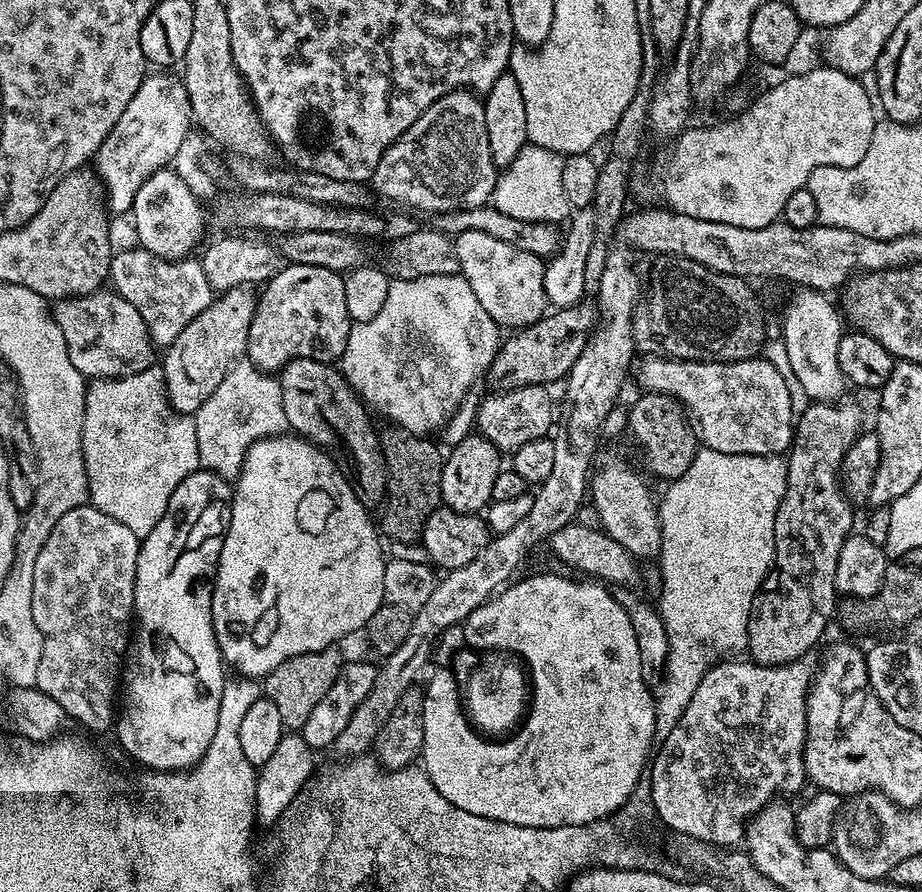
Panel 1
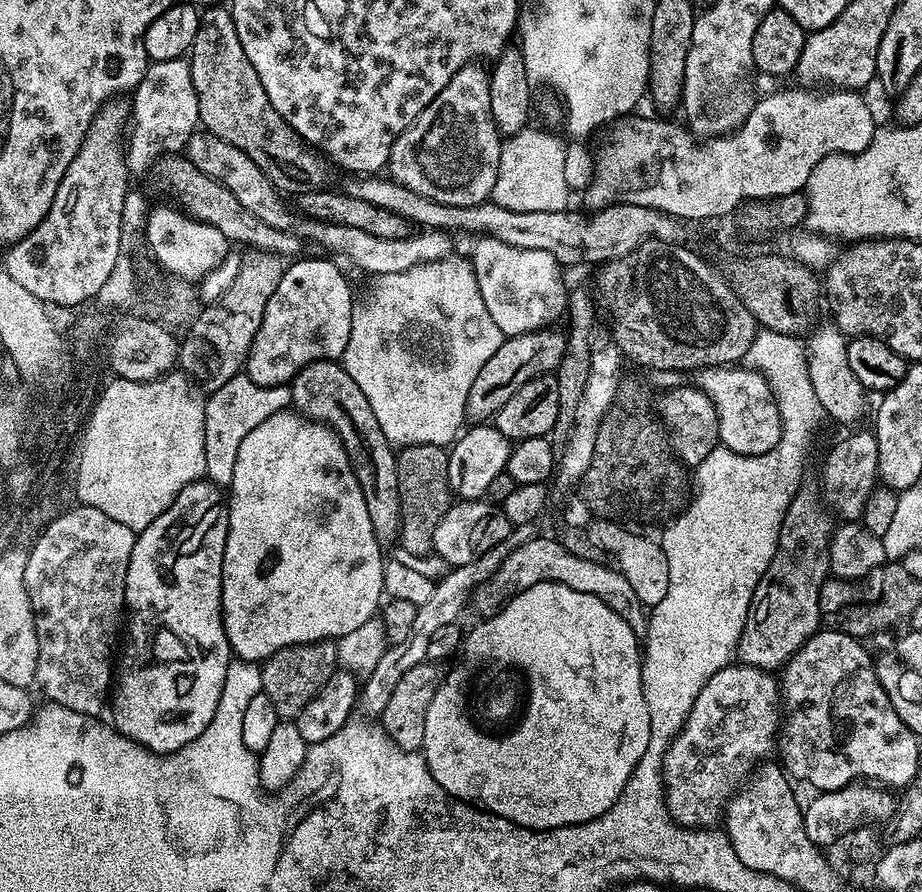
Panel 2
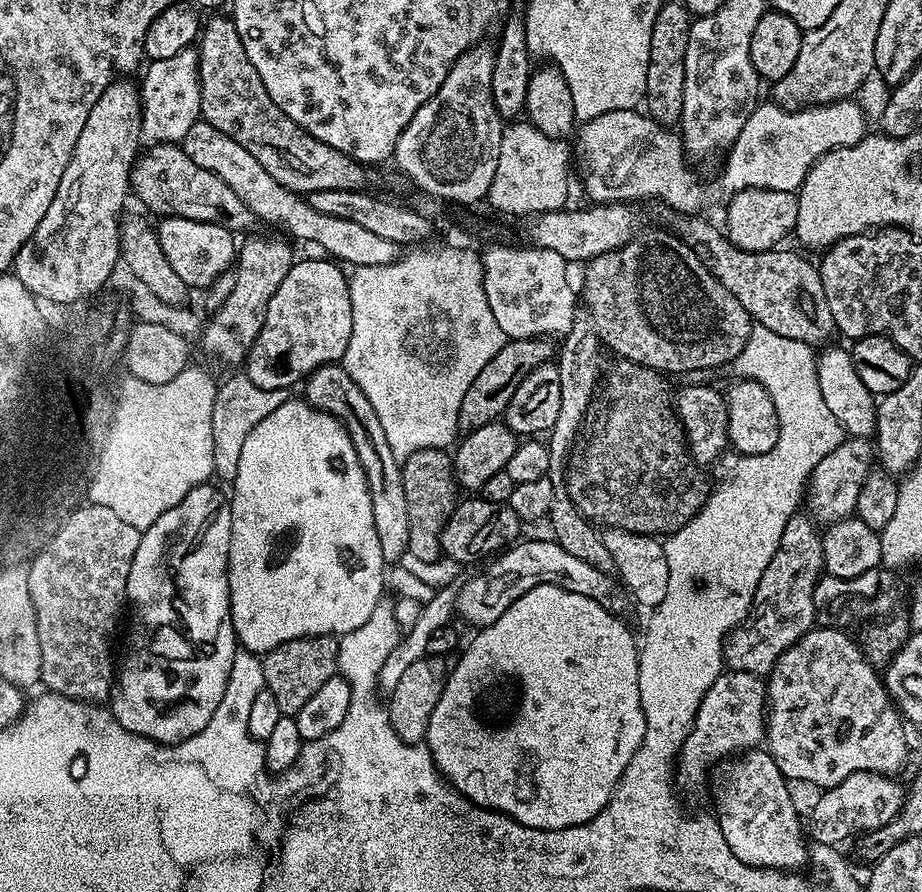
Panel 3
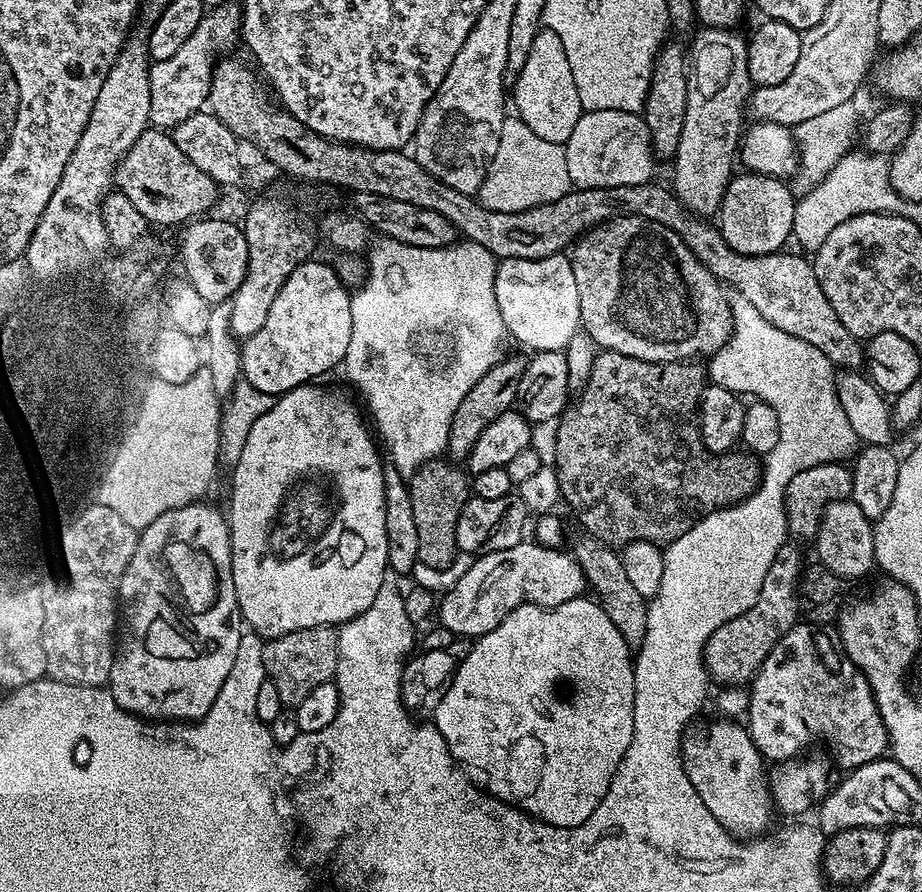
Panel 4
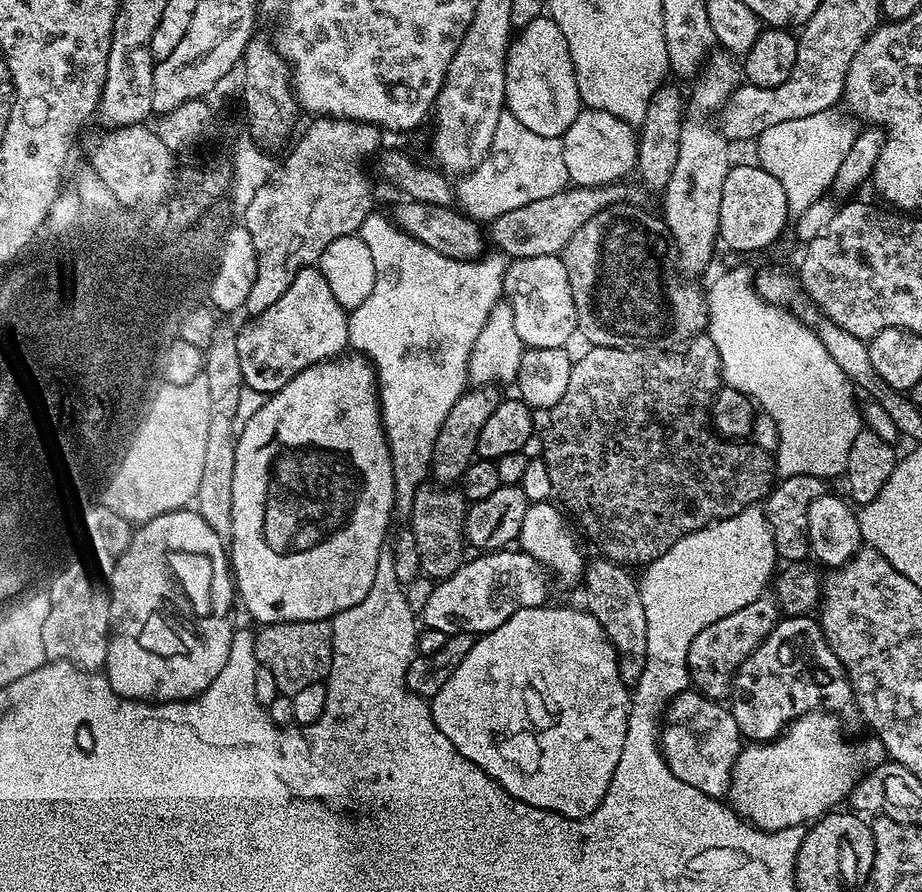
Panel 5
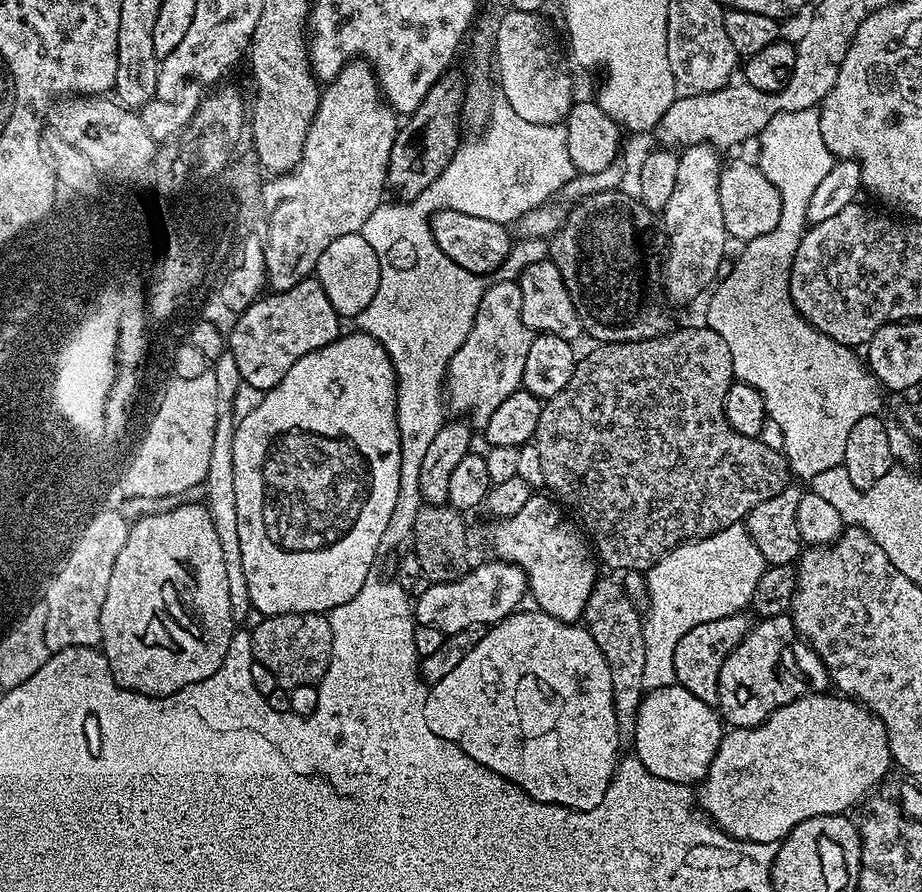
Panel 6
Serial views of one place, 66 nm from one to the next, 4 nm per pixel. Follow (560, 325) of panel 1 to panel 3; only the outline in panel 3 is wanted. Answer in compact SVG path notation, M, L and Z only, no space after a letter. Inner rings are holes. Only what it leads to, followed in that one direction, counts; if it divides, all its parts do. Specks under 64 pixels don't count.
M539 335L509 339L502 350L498 350L498 354L494 354L494 358L490 358L490 362L482 366L478 378L470 382L466 398L462 398L462 410L458 410L461 429L471 430L478 426L495 424L503 417L510 398L514 398L514 390L522 386L522 378L526 378L526 374L533 372L539 364L547 364L553 359L554 344L552 346L550 341L544 339Z

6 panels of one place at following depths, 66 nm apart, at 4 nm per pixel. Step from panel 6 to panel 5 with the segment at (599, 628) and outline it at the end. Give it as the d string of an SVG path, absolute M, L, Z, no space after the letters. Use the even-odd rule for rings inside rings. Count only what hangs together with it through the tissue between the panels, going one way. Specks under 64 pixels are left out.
M596 556L585 563L582 577L582 589L584 588L583 605L615 646L620 658L619 676L624 684L634 686L645 669L646 660L646 614L642 608L642 600L639 585L623 565L607 557ZM623 588L628 588L628 602L623 594Z

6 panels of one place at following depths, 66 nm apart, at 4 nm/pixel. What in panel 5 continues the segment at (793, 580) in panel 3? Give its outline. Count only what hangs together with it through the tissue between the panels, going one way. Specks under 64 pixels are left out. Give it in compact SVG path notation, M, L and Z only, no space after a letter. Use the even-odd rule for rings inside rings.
M765 594L752 600L750 606L738 610L732 616L715 620L707 630L698 633L692 651L688 653L688 667L693 681L700 680L699 691L712 694L715 690L715 680L720 680L727 674L734 674L740 668L740 662L766 639L772 632L776 621L781 619L782 613L777 607L775 599Z

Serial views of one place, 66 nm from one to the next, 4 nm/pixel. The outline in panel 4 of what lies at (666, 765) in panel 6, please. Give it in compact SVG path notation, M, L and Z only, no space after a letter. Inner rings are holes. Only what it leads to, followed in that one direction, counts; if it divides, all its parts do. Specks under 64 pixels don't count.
M716 718L713 724L693 723L684 733L682 741L682 761L684 773L690 778L698 798L706 802L706 810L718 818L718 822L733 838L760 838L769 831L772 824L772 789L766 775L766 761L754 746L747 727L743 723L728 718Z

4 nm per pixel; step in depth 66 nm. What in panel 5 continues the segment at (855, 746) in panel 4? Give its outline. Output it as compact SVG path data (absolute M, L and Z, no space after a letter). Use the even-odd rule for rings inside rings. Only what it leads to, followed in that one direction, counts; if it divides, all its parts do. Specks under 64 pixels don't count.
M785 615L777 620L771 634L741 660L731 680L730 711L741 737L748 742L775 740L792 721L808 712L831 712L844 718L858 712L846 670L811 615Z

